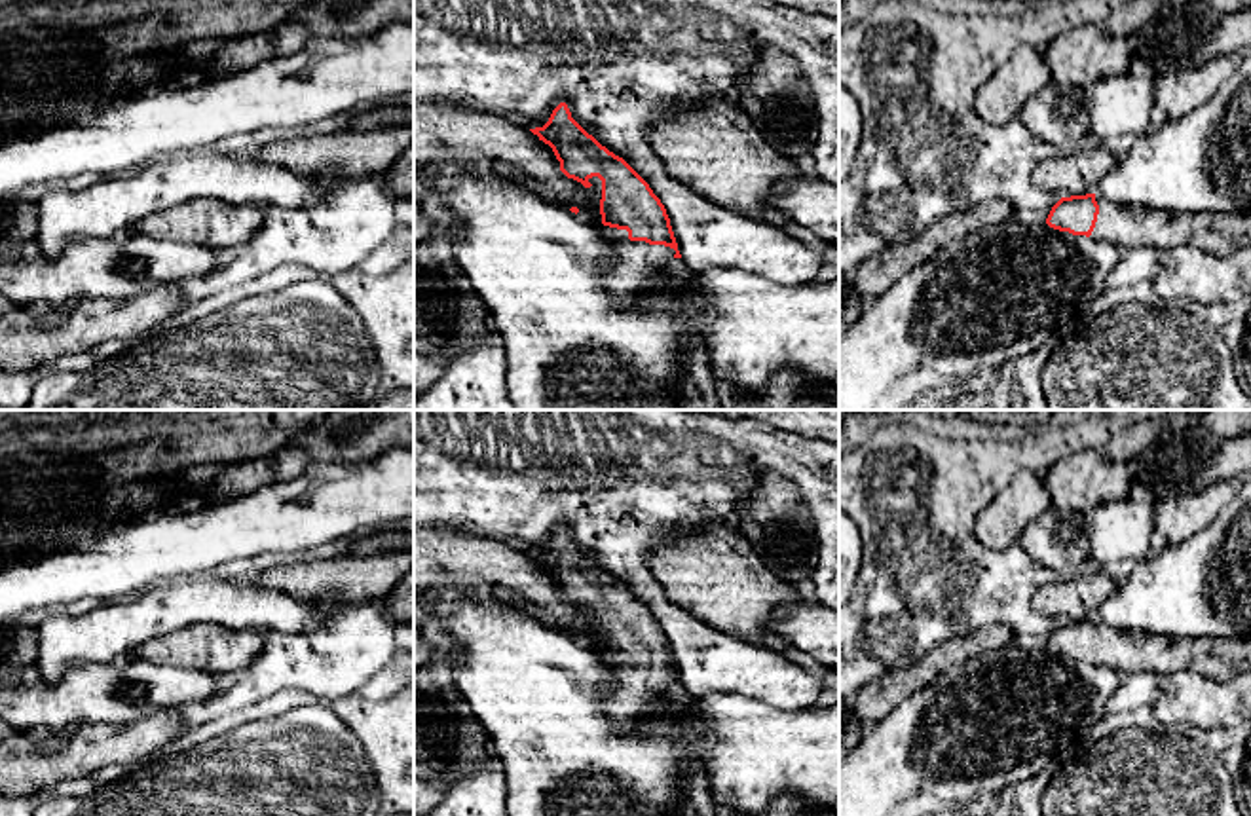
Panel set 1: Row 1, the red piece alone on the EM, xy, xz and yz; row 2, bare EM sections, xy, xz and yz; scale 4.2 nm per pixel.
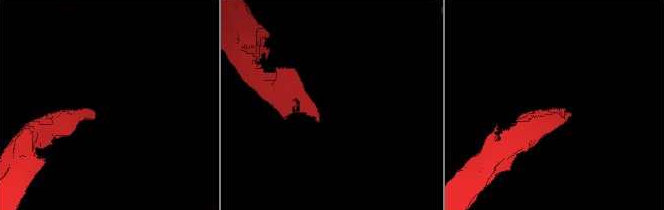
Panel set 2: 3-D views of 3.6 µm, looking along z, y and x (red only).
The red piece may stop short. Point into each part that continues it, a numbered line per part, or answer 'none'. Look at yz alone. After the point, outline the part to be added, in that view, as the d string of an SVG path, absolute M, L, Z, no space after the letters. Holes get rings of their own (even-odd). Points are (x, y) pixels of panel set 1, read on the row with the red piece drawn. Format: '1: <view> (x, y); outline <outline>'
1: yz (1120, 224); outline M1095 194L1099 214L1090 235L1116 247L1171 250L1181 245L1228 254L1251 247L1251 213L1171 213L1139 205L1118 205Z

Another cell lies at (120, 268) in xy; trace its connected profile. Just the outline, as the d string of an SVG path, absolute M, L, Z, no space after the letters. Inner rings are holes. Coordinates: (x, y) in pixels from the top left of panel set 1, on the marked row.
M125 235L120 239L89 239L70 245L57 258L36 254L27 260L17 252L0 254L0 292L15 306L61 304L70 300L125 300L135 294L173 287L190 275L207 275L218 268L216 249L165 241L144 235Z

